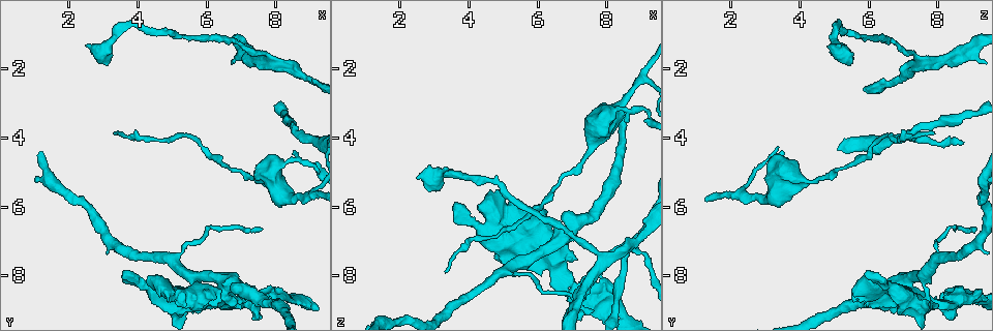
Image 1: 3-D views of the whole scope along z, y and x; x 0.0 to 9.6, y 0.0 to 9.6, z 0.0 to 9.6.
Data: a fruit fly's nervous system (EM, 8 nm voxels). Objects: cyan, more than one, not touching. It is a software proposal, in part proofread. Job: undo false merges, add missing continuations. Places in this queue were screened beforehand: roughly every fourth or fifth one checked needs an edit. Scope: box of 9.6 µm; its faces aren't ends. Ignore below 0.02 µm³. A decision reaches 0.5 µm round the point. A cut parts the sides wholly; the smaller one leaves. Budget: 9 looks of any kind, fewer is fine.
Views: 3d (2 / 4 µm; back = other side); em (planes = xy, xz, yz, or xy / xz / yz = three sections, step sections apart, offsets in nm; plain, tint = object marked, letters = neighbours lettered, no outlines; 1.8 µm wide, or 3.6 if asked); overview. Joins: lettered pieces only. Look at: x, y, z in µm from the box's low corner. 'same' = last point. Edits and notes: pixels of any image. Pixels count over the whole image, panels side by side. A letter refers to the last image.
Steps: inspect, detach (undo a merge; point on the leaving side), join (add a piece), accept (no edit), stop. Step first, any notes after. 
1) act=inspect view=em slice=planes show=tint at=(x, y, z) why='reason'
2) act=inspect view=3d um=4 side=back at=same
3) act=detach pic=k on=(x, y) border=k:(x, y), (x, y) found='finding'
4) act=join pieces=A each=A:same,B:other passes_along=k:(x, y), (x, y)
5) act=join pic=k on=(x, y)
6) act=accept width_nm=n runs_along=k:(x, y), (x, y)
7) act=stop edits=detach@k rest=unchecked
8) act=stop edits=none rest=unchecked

act=inspect view=3d um=2 at=(3.15, 1.25, 4.95) why='calibre changes'

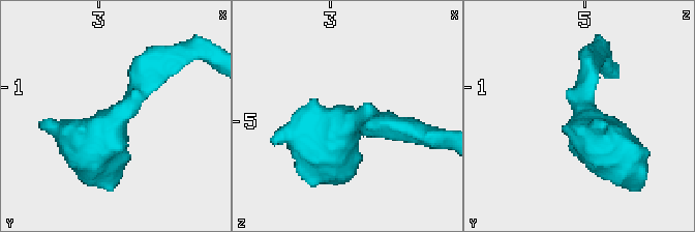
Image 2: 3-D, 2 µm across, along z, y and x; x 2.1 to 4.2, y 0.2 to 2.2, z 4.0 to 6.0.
act=inspect view=em slice=planes show=letters at=(3.14, 1.26, 5.02) why='need the tissue'

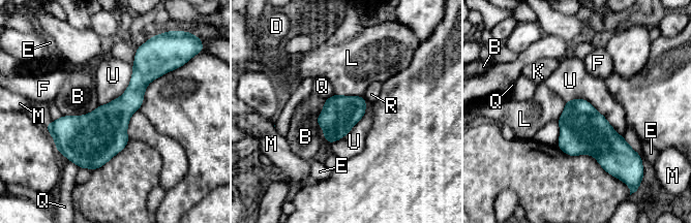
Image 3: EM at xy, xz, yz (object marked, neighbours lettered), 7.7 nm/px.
act=accept width_nm=280 each=B:other,D:other,E:other,F:other,K:other,L:other,M:other,Q:other,R:other,U:other found='all the same neuron'

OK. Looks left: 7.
act=inspect view=em slice=planes show=letters at=(7.95, 1.70, 7.45) why='abrupt turn'

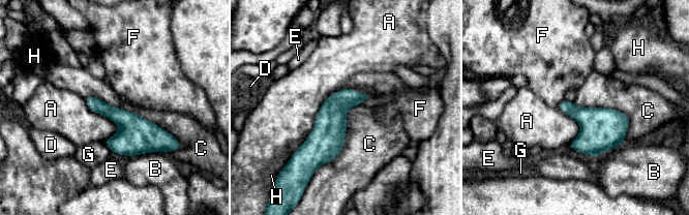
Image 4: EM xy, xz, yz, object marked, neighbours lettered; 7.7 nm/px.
act=accept width_nm=170 each=A:other,B:other,C:other,D:other,E:other,F:other,G:other,H:other border=4:(84, 98), (135, 112), (178, 141) found='continuous, no second neuron'

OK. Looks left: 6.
act=inspect view=3d um=4 at=(7.80, 8.70, 7.95) why='an open end'

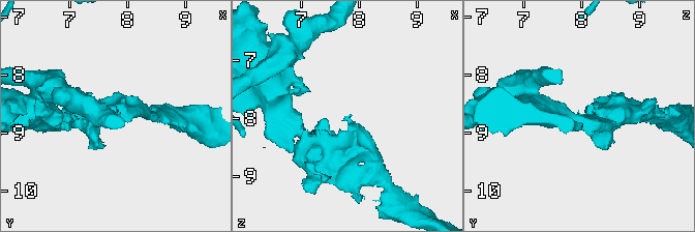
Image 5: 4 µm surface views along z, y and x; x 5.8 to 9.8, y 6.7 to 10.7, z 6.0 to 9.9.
act=inspect view=em slice=planes show=letters at=(7.75, 8.65, 7.95)

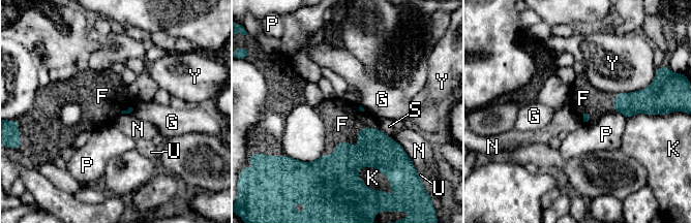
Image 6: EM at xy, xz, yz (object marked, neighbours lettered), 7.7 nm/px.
act=join pieces=F each=F:same,G:other,K:other,N:other,P:other,S:other,U:other,Y:other found='the neuron continues'

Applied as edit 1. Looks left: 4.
act=stop edits=join@6 rest=unchecked

